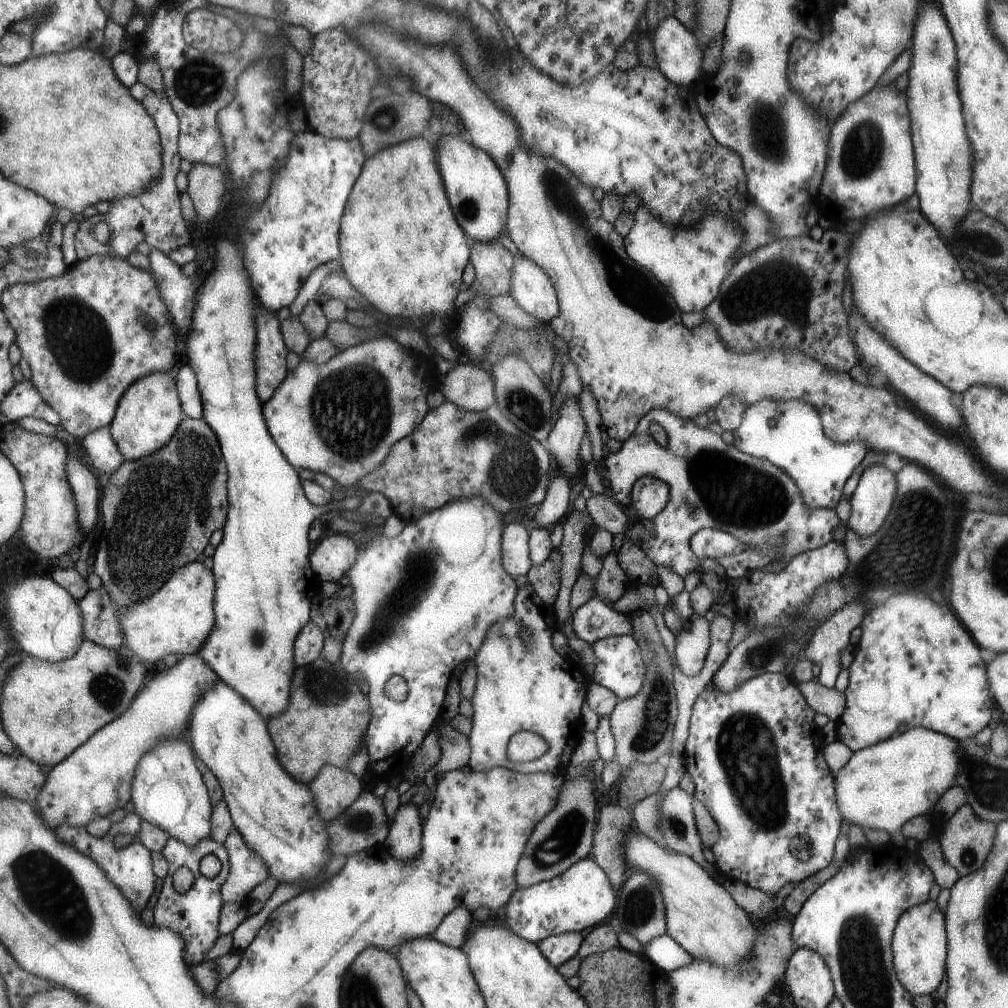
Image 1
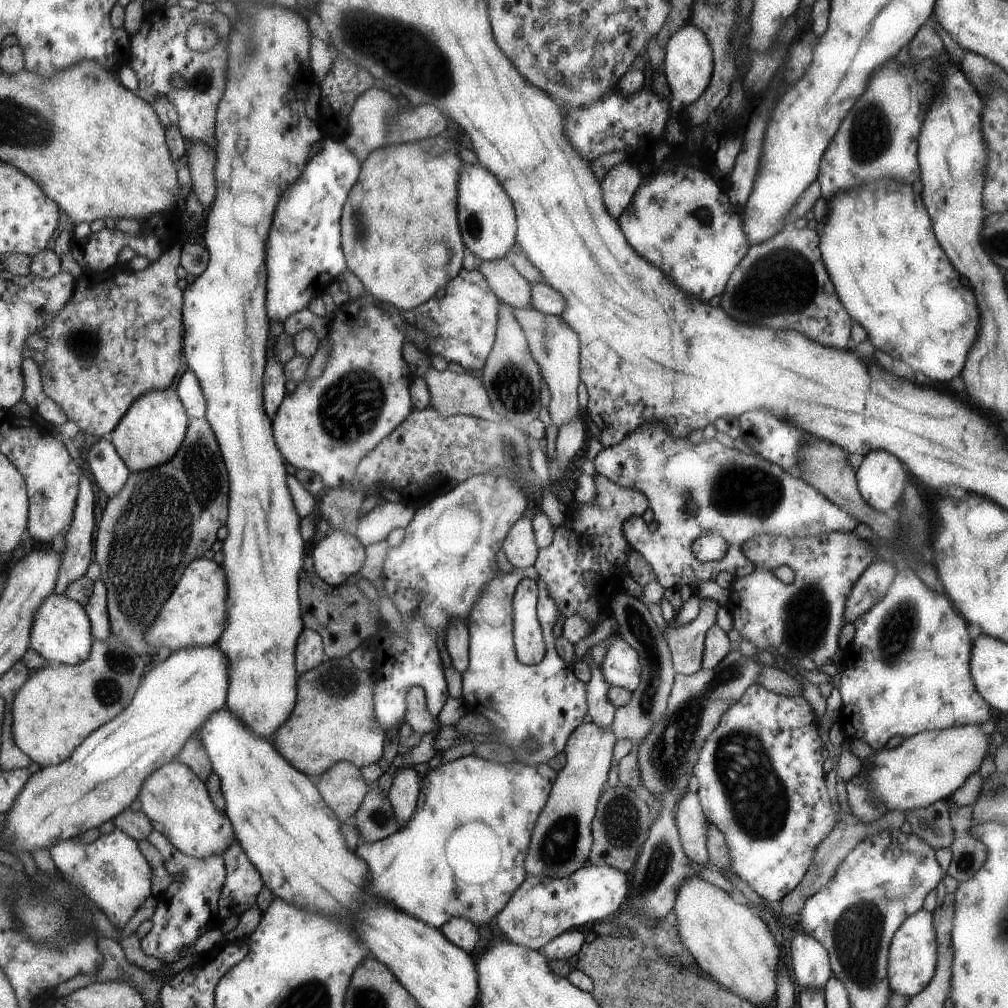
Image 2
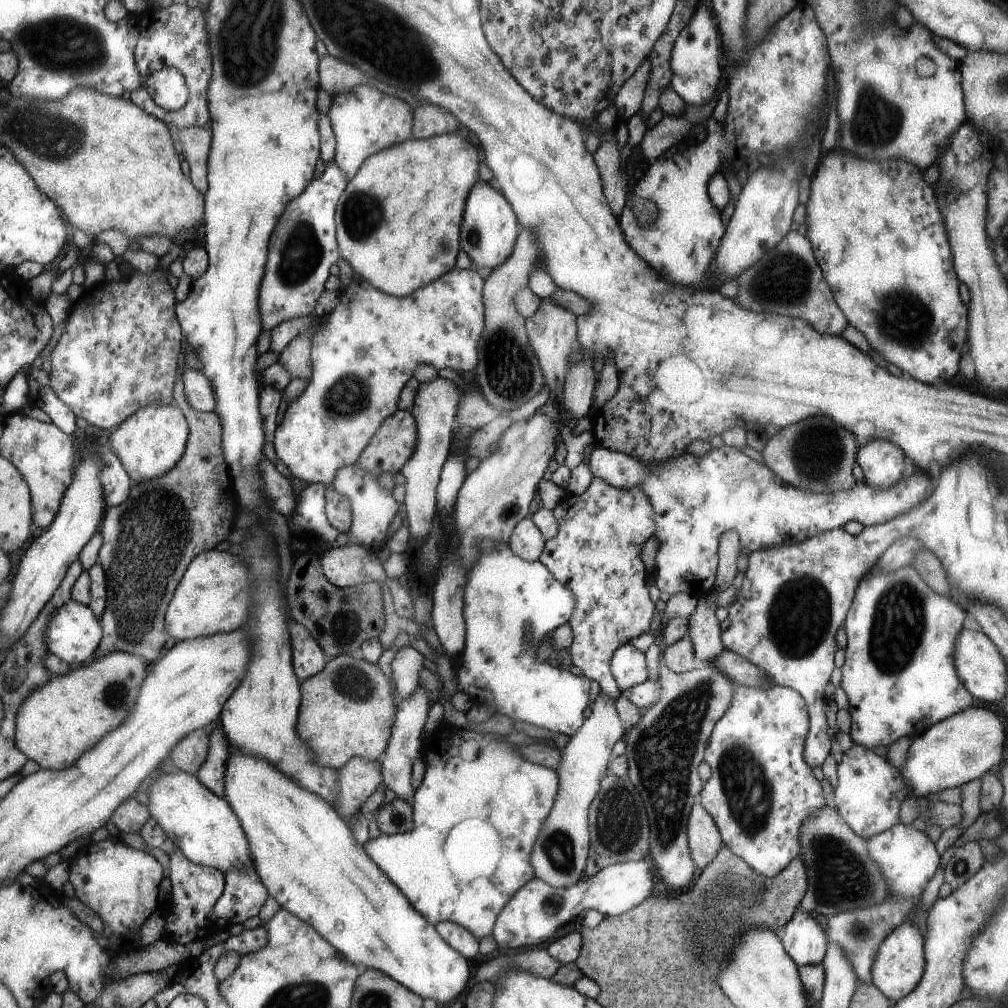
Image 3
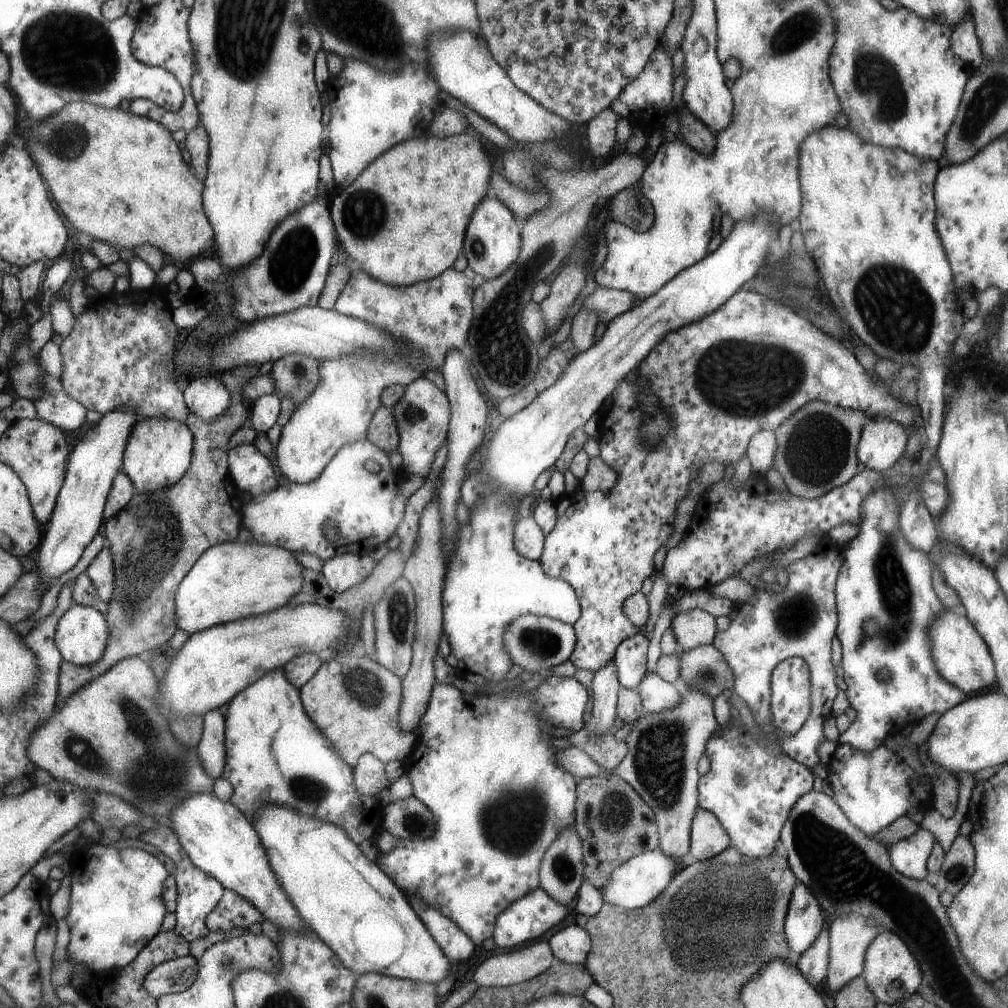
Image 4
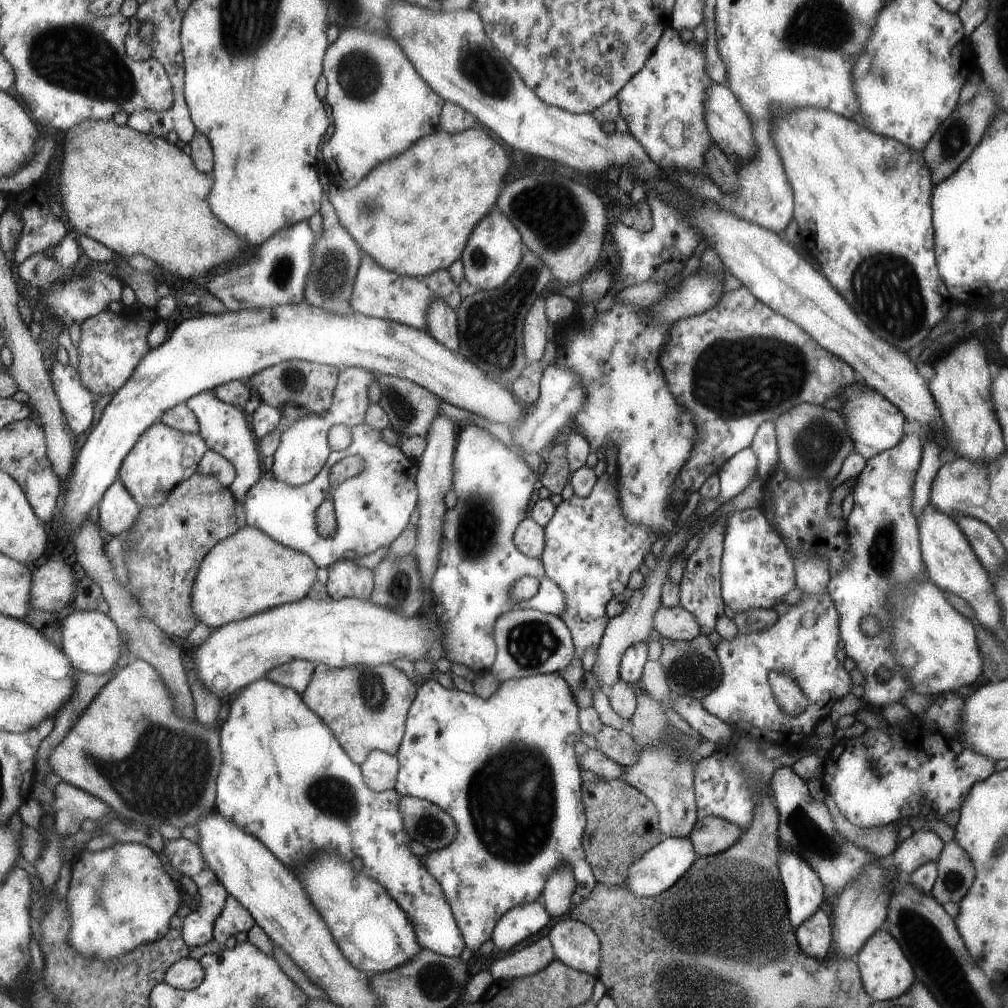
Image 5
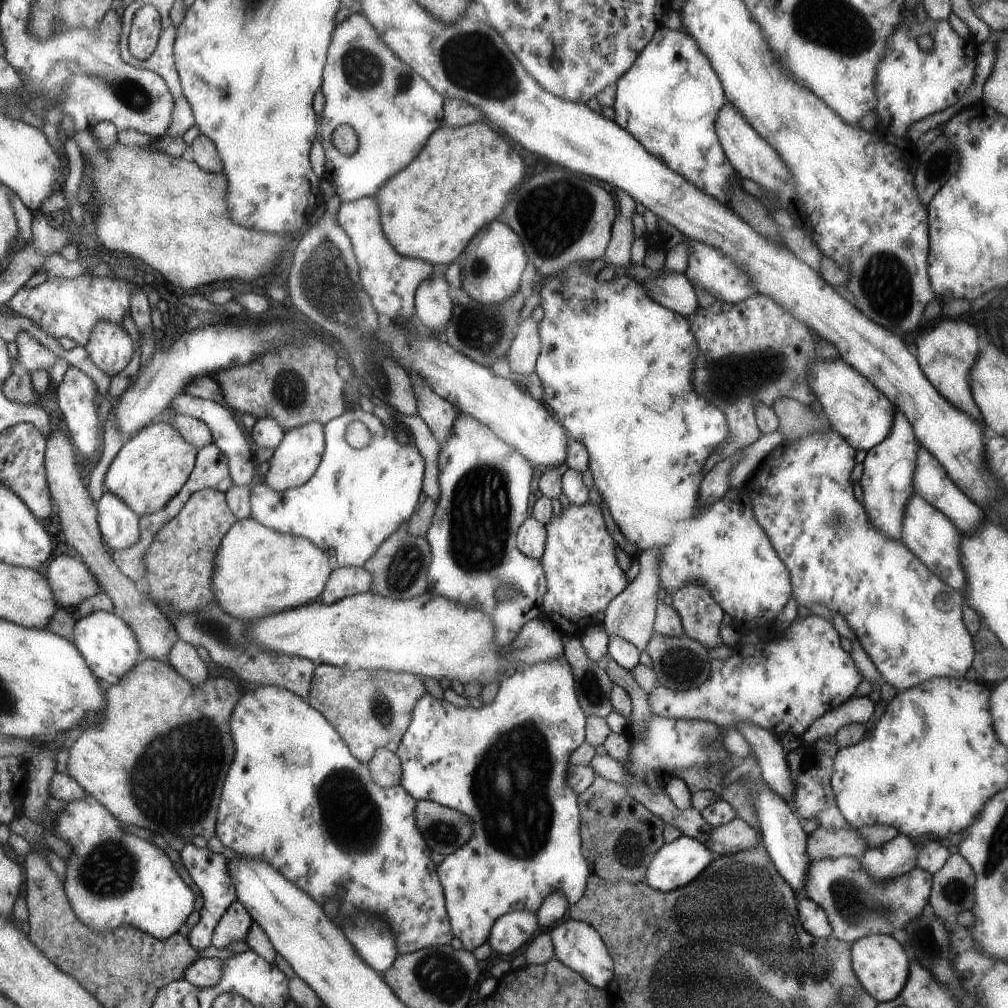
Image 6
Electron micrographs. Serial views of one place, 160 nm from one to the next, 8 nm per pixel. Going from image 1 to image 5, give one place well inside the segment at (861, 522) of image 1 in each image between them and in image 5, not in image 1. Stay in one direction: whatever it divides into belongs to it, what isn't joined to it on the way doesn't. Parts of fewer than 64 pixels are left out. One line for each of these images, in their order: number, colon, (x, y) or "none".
2: (880, 476)
3: (880, 461)
4: (882, 441)
5: (873, 424)

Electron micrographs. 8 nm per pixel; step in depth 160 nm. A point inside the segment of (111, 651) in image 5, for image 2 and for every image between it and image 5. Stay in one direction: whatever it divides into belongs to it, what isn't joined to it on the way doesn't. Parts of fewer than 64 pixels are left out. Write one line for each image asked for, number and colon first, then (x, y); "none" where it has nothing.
2: (63, 634)
3: (75, 633)
4: (83, 634)

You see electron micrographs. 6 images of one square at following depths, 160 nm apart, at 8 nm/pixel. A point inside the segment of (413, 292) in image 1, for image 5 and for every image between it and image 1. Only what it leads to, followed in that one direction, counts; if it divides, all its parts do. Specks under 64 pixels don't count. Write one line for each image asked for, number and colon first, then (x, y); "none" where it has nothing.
2: (403, 210)
3: (418, 189)
4: (432, 185)
5: (415, 215)

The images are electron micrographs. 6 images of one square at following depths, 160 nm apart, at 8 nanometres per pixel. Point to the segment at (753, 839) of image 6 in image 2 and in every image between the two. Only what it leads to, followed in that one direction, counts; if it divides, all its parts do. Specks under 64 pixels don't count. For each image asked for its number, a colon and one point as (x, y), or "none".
2: (692, 825)
3: (704, 840)
4: (708, 837)
5: (711, 835)

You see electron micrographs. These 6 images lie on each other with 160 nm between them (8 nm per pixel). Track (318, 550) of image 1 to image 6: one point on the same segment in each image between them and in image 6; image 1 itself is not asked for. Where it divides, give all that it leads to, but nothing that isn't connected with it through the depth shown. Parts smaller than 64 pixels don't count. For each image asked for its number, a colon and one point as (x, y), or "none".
2: (339, 556)
3: (345, 566)
4: (344, 572)
5: (346, 579)
6: (348, 581)

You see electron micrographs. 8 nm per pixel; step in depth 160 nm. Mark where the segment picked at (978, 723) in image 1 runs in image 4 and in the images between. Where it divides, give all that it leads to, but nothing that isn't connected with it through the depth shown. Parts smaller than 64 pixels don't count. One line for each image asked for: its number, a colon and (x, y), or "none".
2: (907, 669)
3: (899, 676)
4: (883, 577)

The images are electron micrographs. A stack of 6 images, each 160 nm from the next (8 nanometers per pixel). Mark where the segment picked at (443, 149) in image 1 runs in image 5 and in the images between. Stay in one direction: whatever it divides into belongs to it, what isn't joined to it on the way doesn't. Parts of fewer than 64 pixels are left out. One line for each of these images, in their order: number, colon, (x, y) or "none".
2: (488, 216)
3: (491, 230)
4: (494, 238)
5: (495, 249)

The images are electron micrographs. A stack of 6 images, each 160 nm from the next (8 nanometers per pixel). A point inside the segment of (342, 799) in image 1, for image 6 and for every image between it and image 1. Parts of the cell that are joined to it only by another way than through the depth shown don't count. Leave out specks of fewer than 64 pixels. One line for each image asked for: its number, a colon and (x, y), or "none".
2: (344, 788)
3: (360, 778)
4: (370, 777)
5: (381, 770)
6: (387, 769)

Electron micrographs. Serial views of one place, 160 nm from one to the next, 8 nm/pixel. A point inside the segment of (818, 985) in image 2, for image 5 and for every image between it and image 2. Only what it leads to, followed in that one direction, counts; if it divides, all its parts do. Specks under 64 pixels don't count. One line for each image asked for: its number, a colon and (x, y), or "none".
3: (802, 938)
4: (804, 920)
5: (804, 894)

